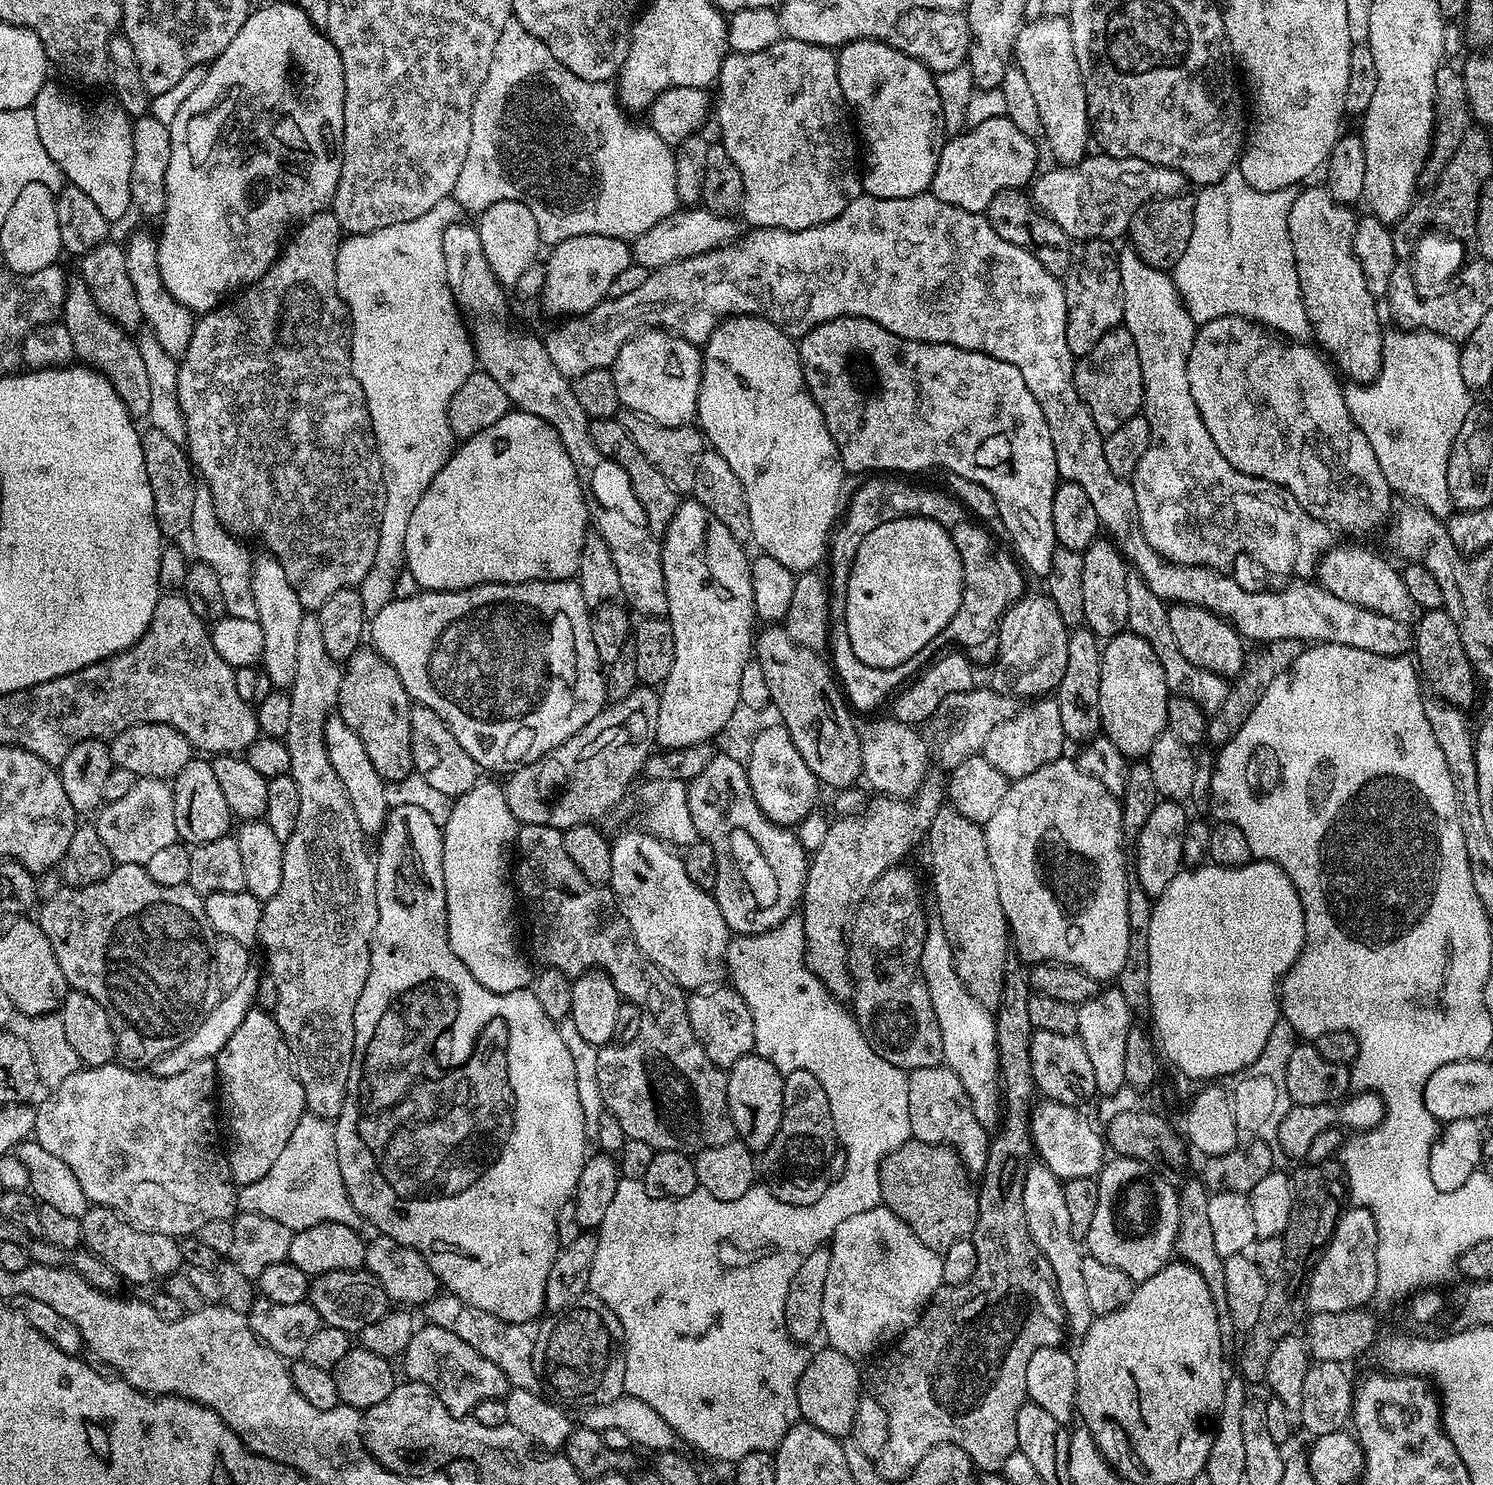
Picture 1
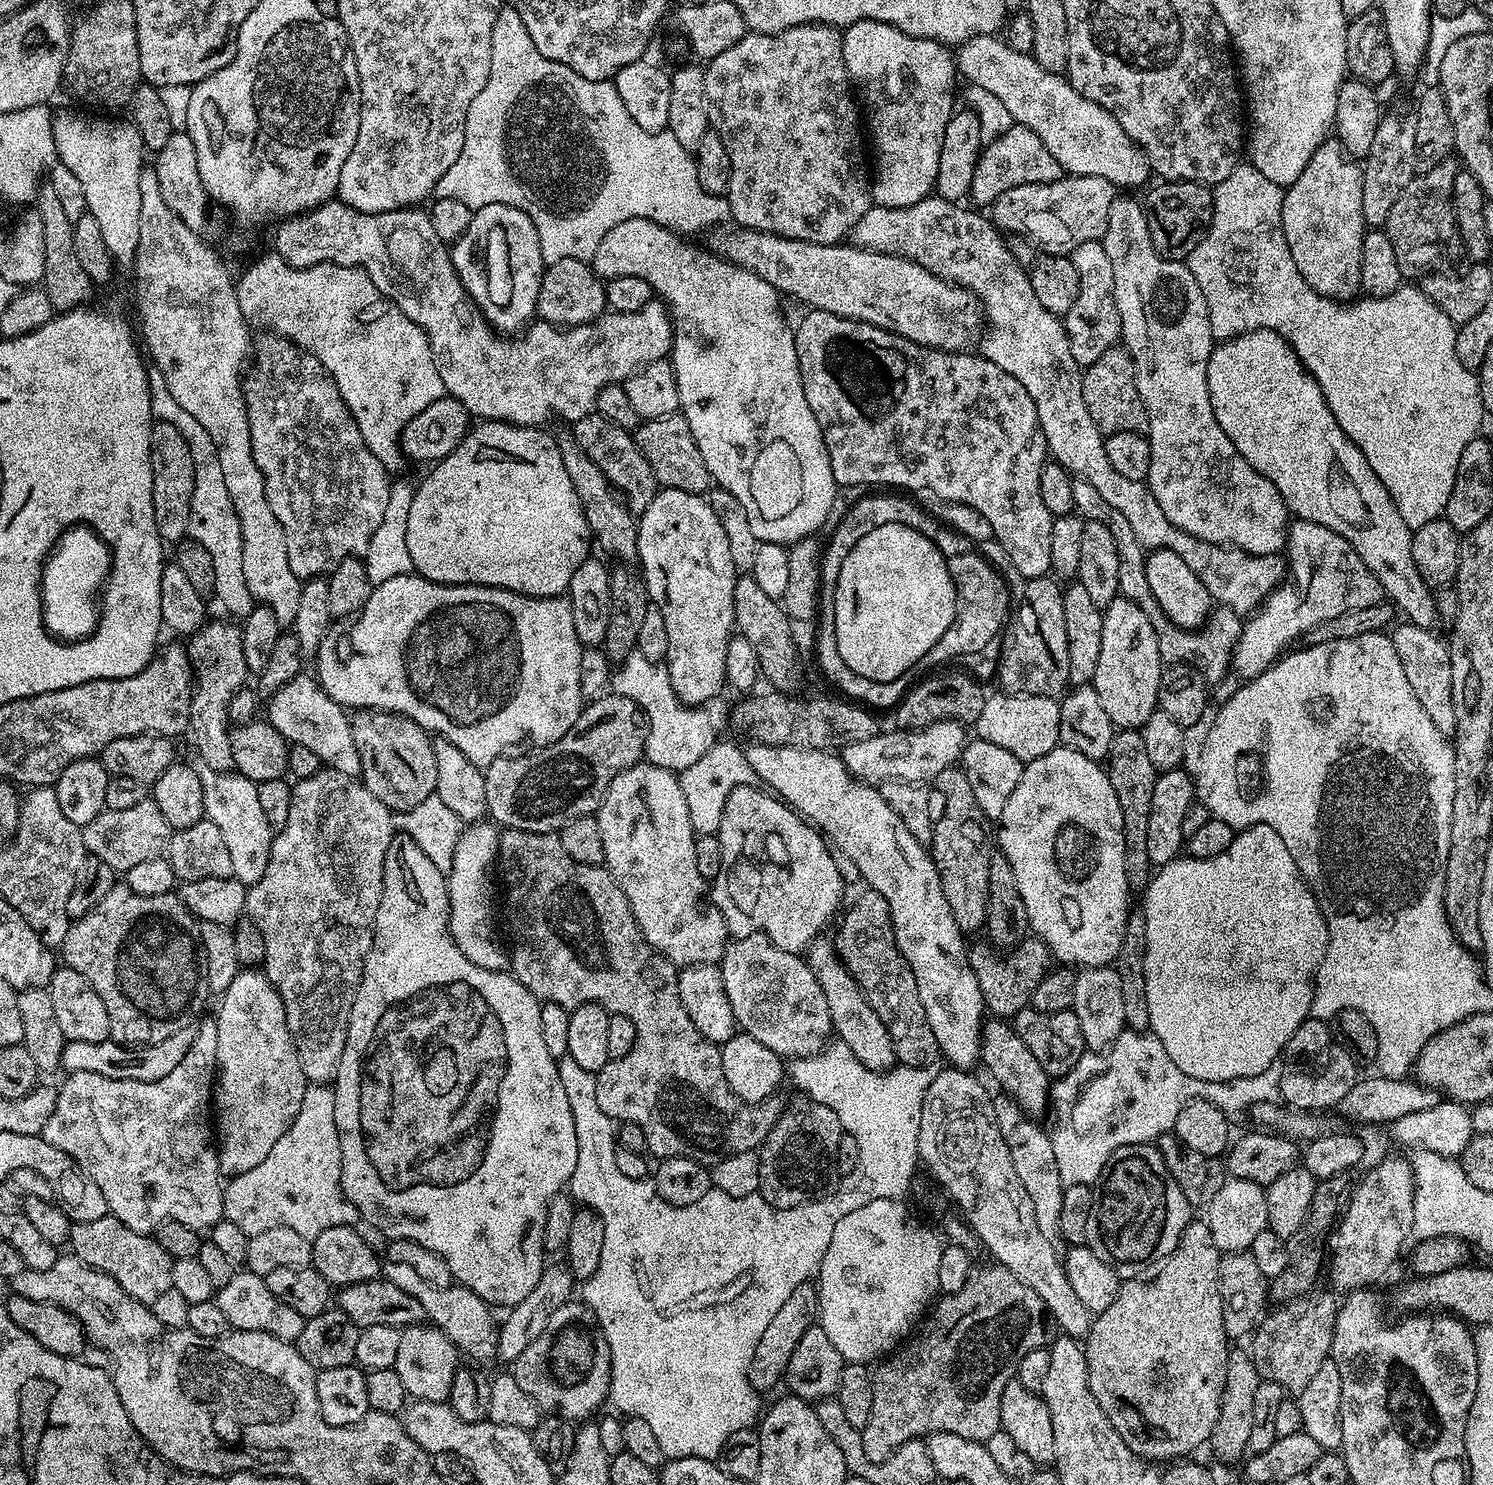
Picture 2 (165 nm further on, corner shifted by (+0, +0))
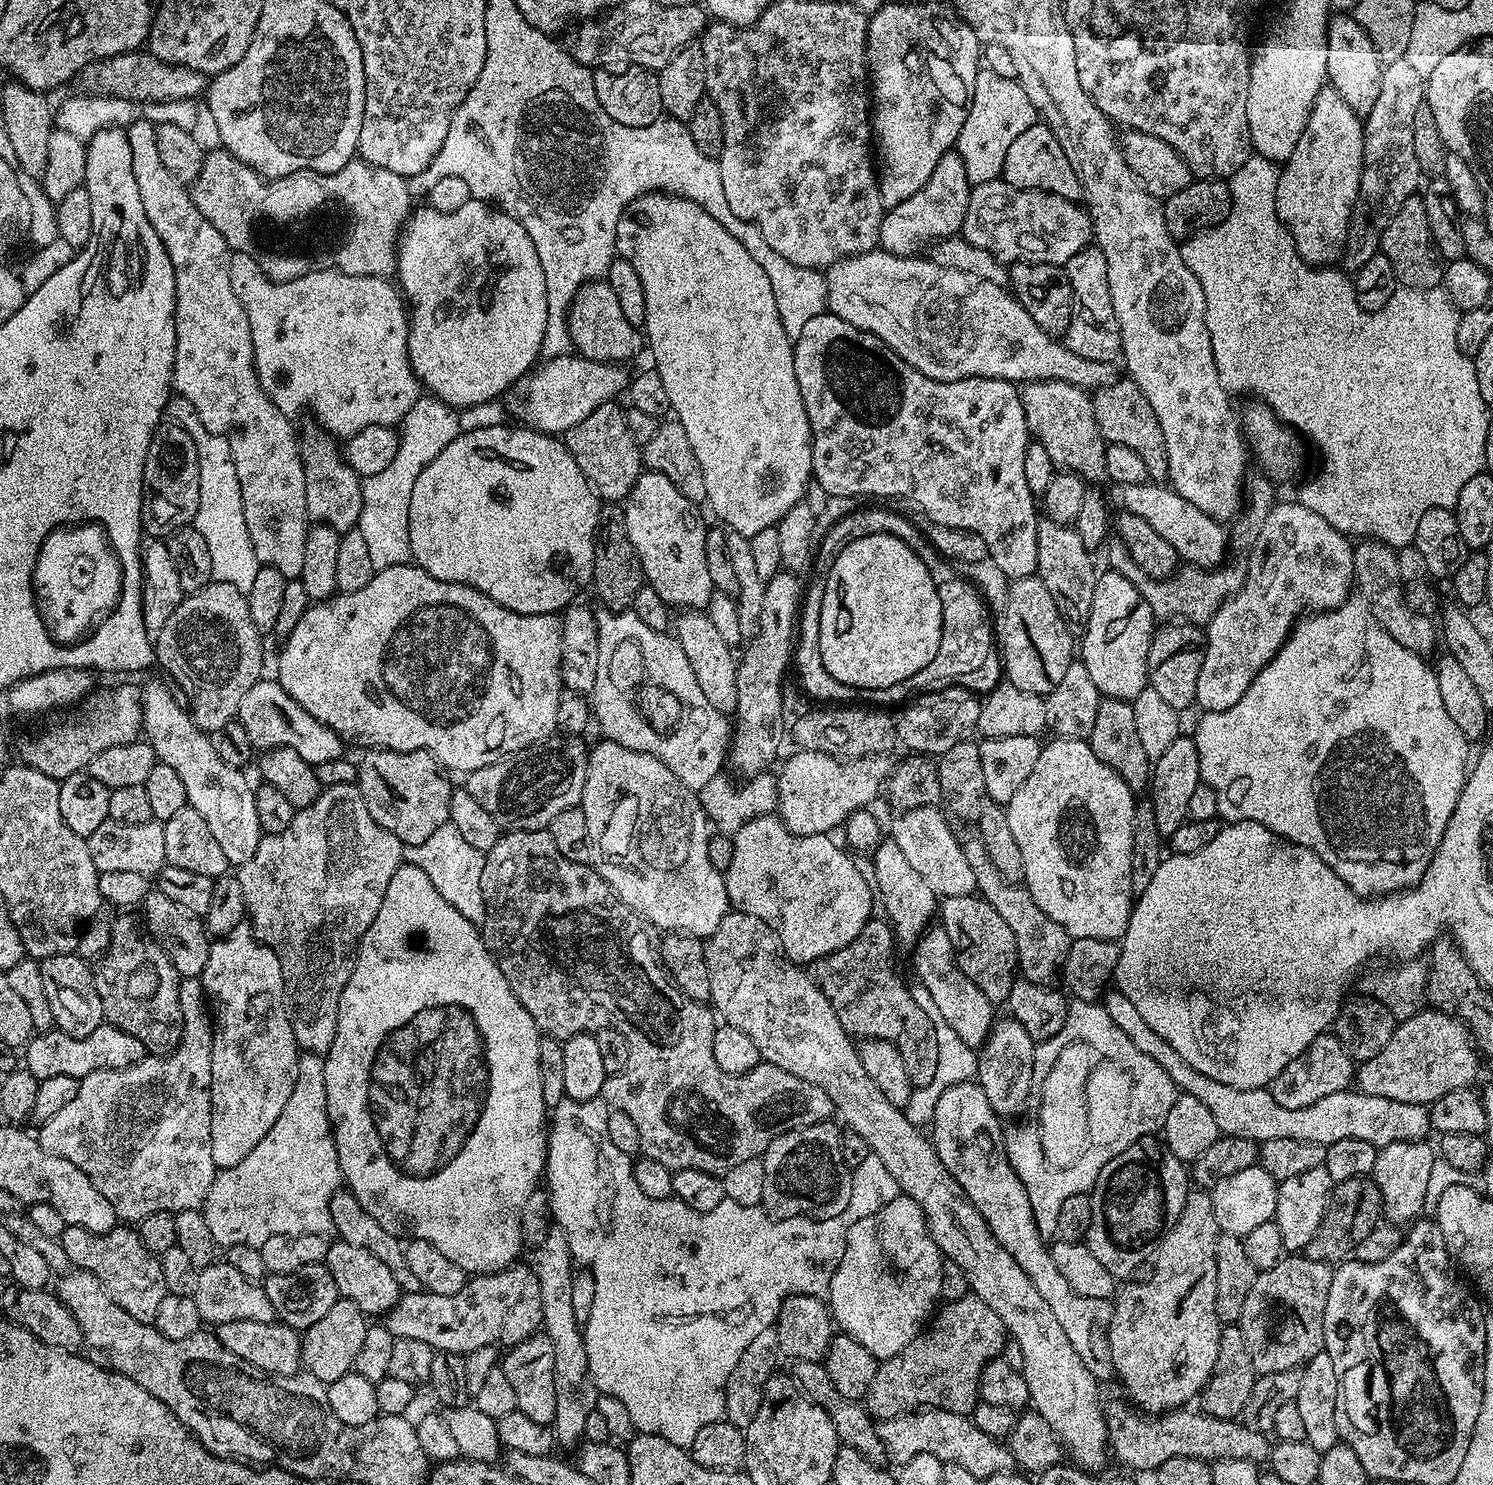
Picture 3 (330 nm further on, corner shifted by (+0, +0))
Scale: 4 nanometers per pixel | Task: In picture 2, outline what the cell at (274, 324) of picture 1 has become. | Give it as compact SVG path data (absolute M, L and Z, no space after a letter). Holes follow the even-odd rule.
M275 334L261 336L264 337L259 337L255 345L254 359L243 381L254 460L266 482L266 502L270 502L270 510L282 522L286 534L290 570L301 582L324 578L346 558L365 555L374 530L382 523L393 481L388 469L367 448L358 422L331 374L325 370L300 372L299 346Z

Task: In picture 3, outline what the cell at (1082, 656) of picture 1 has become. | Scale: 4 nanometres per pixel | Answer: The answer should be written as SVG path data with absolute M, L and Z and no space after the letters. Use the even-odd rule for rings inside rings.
M1041 519L1038 526L1038 566L1035 575L1050 590L1058 614L1073 629L1083 629L1090 618L1090 606L1094 603L1094 586L1098 568L1092 565L1093 553L1082 542L1075 527L1059 524L1053 520Z

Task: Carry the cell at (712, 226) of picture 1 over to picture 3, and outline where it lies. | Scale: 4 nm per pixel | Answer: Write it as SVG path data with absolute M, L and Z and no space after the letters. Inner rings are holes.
M877 250L866 254L858 254L857 256L847 256L838 262L829 264L824 278L828 287L827 311L833 316L842 318L842 322L850 322L854 326L874 334L879 340L886 342L886 346L890 346L890 350L894 350L894 354L898 354L906 362L910 362L910 366L914 366L914 370L918 370L935 380L965 380L975 376L978 378L1002 378L1013 382L1061 380L1062 382L1070 382L1074 386L1085 390L1095 390L1112 385L1114 381L1120 378L1120 372L1118 372L1120 368L1115 361L1094 362L1090 358L1082 358L1078 354L1074 354L1074 350L1070 350L1067 343L1046 335L1042 330L1042 326L1038 326L1038 322L1034 322L1034 318L1030 318L1030 314L1026 314L1026 310L1016 301L1016 297L1012 295L1007 287L990 282L986 278L978 278L978 274L970 274L969 272L935 264L930 258L924 258L924 260L919 260L919 258L920 256L916 254L895 256L894 253Z

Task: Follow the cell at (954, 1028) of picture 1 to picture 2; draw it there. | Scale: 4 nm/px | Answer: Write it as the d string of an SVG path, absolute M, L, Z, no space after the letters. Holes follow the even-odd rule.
M749 743L743 749L746 761L753 767L757 774L759 783L765 789L771 790L779 799L783 800L793 811L799 813L809 824L815 826L835 847L840 848L842 854L854 860L858 870L861 871L862 878L865 880L867 887L871 891L882 894L882 898L886 898L886 902L890 906L890 918L894 926L894 938L898 950L906 958L906 962L910 966L910 970L914 974L914 982L918 982L918 998L922 998L922 1006L926 1010L926 1022L930 1026L930 1030L934 1030L934 1038L938 1042L943 1059L948 1059L947 1063L951 1067L961 1070L975 1069L975 1064L980 1060L980 1031L984 1029L984 1019L986 1009L984 1007L984 999L982 998L982 990L978 990L978 978L974 974L974 970L968 965L968 953L966 951L965 933L961 932L958 922L954 922L954 914L950 910L950 902L946 902L946 894L942 894L942 882L940 875L936 869L936 864L932 860L931 851L925 845L918 842L918 838L914 838L914 834L910 834L910 830L906 830L906 822L902 822L902 818L898 818L898 814L894 814L894 810L890 810L890 802L886 802L886 798L882 798L879 787L871 784L863 783L849 774L844 766L843 759L839 755L835 756L835 751L825 750L823 748L795 748L794 746L770 746L769 744Z

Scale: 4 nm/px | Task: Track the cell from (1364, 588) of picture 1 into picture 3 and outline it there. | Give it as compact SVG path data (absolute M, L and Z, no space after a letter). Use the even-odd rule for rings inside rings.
M1297 502L1273 504L1270 514L1266 514L1266 522L1262 522L1258 542L1254 542L1248 553L1248 569L1242 586L1229 600L1224 600L1222 606L1218 606L1214 618L1210 618L1206 625L1204 661L1196 687L1197 709L1204 712L1230 710L1230 706L1250 690L1250 682L1254 682L1256 675L1278 655L1301 617L1331 612L1353 595L1356 578L1353 547L1353 541L1347 535L1334 529L1321 515L1314 514L1306 506Z

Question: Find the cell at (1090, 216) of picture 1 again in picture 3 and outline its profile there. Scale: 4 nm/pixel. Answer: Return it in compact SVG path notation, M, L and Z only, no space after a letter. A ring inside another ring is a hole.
M1003 179L991 180L973 187L969 206L966 209L962 235L974 246L978 246L978 250L986 250L1005 266L1018 262L1064 266L1070 258L1074 258L1074 254L1078 254L1078 250L1089 247L1093 239L1092 217L1077 201L1067 200L1053 192L1035 188L1015 188L1005 184Z

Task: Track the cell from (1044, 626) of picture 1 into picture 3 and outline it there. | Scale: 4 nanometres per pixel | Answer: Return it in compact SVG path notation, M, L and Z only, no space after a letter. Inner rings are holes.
M1033 574L1011 581L1006 614L998 620L998 656L1004 659L1007 683L1035 696L1047 697L1062 682L1066 666L1074 662L1073 629L1058 614L1050 590Z

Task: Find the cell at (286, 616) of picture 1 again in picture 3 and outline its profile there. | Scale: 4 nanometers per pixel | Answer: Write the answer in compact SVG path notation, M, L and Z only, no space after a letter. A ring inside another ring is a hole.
M137 118L127 125L130 142L130 162L134 170L134 182L138 182L138 194L142 194L142 210L150 218L150 226L162 238L162 246L170 254L174 268L176 309L176 357L172 382L175 391L198 410L202 426L210 434L225 436L230 442L230 454L234 454L234 470L238 470L238 486L242 486L242 506L246 514L246 530L250 530L250 542L254 542L254 554L265 568L276 568L287 581L302 574L302 561L306 554L306 538L310 527L306 506L306 474L300 460L298 432L292 429L293 421L262 390L254 366L254 350L250 338L250 322L246 322L246 310L238 302L238 294L230 286L230 258L232 252L226 238L202 218L198 206L194 206L189 189L162 166L158 155L156 124L151 120Z

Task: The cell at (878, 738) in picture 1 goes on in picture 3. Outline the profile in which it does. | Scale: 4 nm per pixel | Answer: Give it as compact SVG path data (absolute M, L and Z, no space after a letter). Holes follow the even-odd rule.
M936 804L903 810L892 820L890 839L896 843L898 850L902 850L910 867L926 881L926 886L934 890L937 898L971 896L976 892L974 870L970 870L970 862L966 862L963 843L952 837L952 828L947 819L949 817Z

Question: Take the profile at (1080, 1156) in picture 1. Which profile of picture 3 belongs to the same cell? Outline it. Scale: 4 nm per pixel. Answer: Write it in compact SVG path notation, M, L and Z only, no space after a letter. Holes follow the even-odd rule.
M929 927L917 939L911 952L912 962L916 966L917 974L920 975L917 976L919 983L930 990L930 995L939 1007L939 1012L946 1018L947 1025L966 1042L967 1046L975 1050L980 1049L992 1033L994 1005L990 998L986 998L986 994L982 994L982 990L978 990L978 986L974 986L974 982L970 982L970 978L966 978L966 974L962 974L944 927Z

